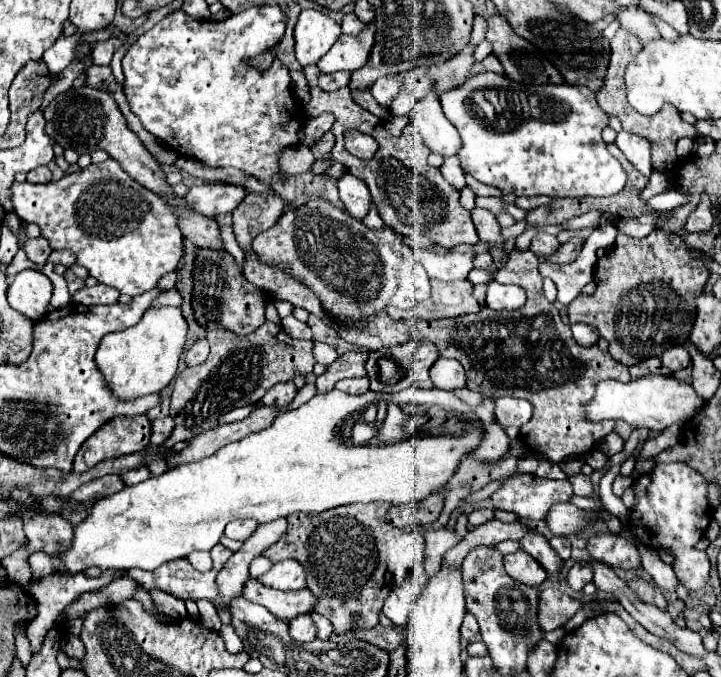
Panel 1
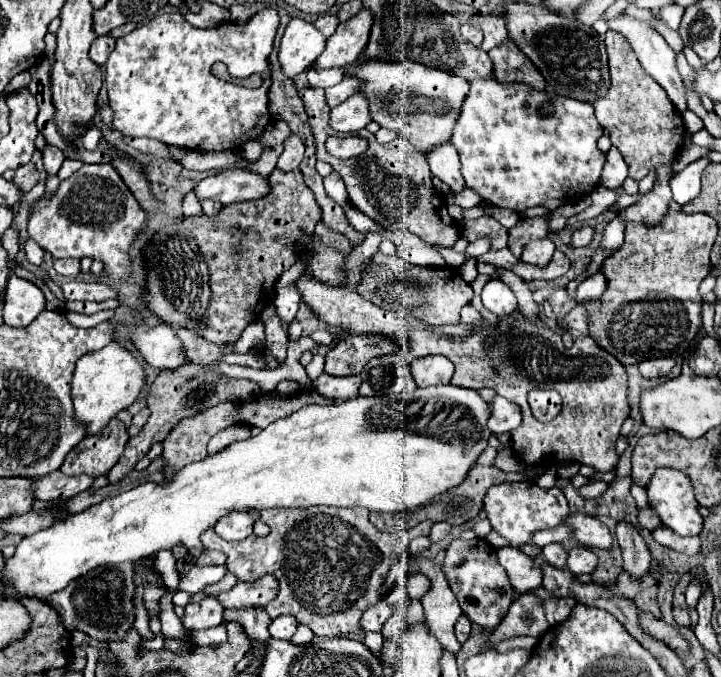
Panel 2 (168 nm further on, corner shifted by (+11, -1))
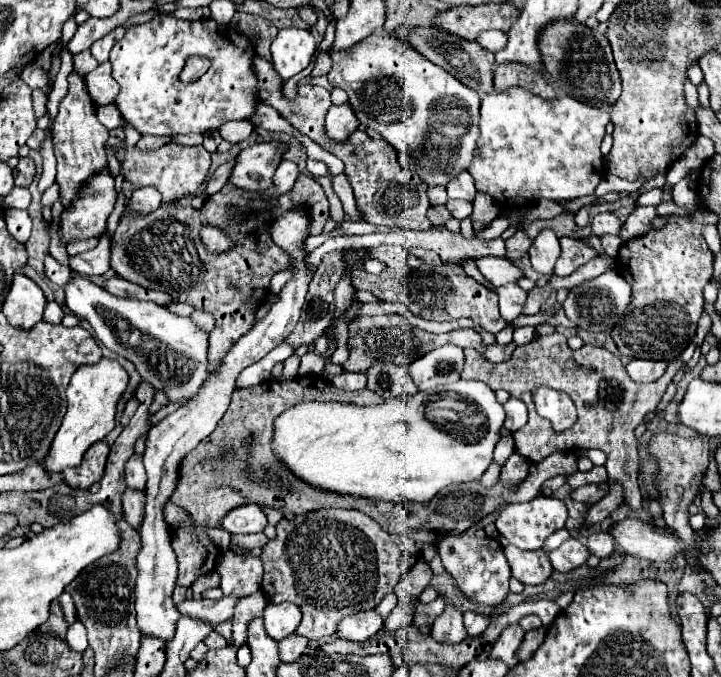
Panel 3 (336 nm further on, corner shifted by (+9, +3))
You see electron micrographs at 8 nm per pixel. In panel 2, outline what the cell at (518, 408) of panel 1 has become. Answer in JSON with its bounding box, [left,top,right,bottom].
[489,396,521,434]

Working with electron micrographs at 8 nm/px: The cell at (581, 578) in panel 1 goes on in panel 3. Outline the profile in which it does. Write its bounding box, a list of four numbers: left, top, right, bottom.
[587,532,615,560]

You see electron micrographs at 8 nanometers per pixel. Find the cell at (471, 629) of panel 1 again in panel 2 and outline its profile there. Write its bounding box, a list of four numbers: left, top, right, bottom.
[455,616,471,644]

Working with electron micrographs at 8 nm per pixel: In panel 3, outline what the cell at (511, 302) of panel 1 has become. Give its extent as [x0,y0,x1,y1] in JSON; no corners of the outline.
[495,284,527,324]

